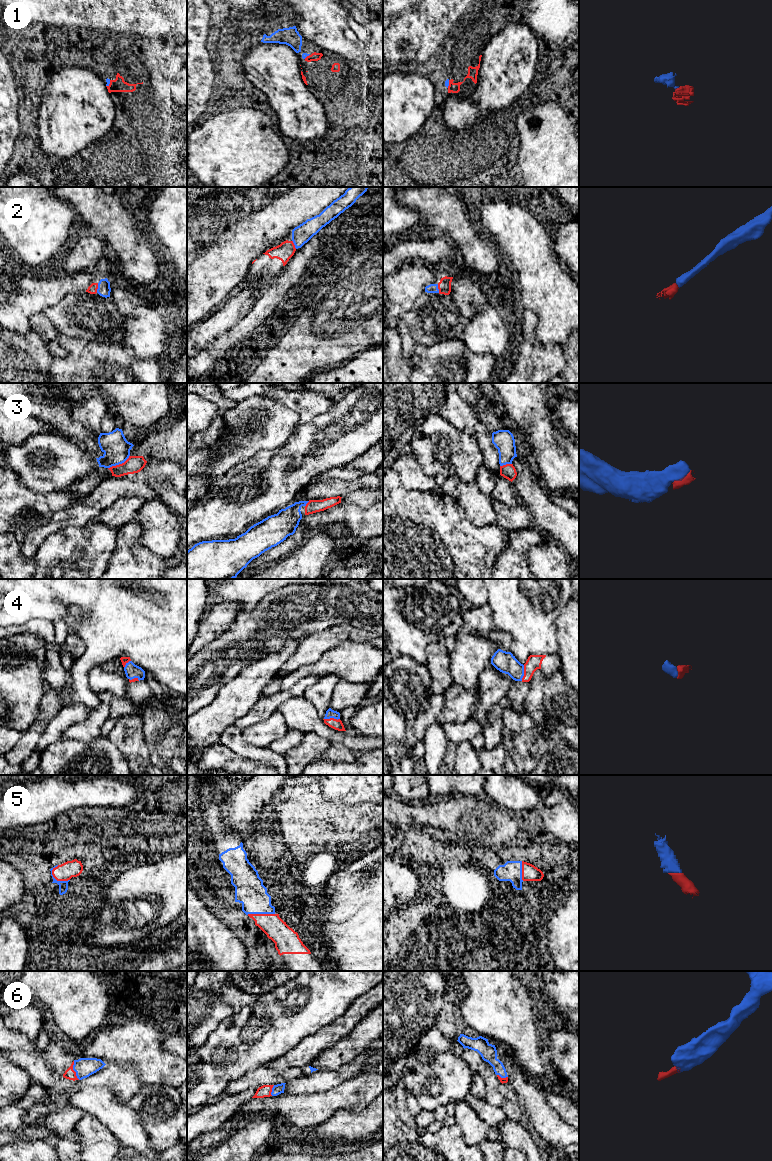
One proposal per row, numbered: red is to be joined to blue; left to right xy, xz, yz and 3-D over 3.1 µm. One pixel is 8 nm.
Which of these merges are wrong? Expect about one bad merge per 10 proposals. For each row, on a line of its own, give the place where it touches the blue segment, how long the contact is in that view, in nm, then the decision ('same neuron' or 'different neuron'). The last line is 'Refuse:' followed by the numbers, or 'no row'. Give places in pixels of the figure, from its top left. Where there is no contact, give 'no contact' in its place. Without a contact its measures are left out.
1: contact xy (109, 83); length 70 nm; same neuron
2: contact xy (98, 288); length 80 nm; same neuron
3: contact xy (119, 463); length 200 nm; same neuron
4: contact xz (331, 717); length 130 nm; same neuron
5: contact xy (56, 880); length 170 nm; same neuron
6: contact xy (73, 1069); length 160 nm; same neuron
Refuse: no row

